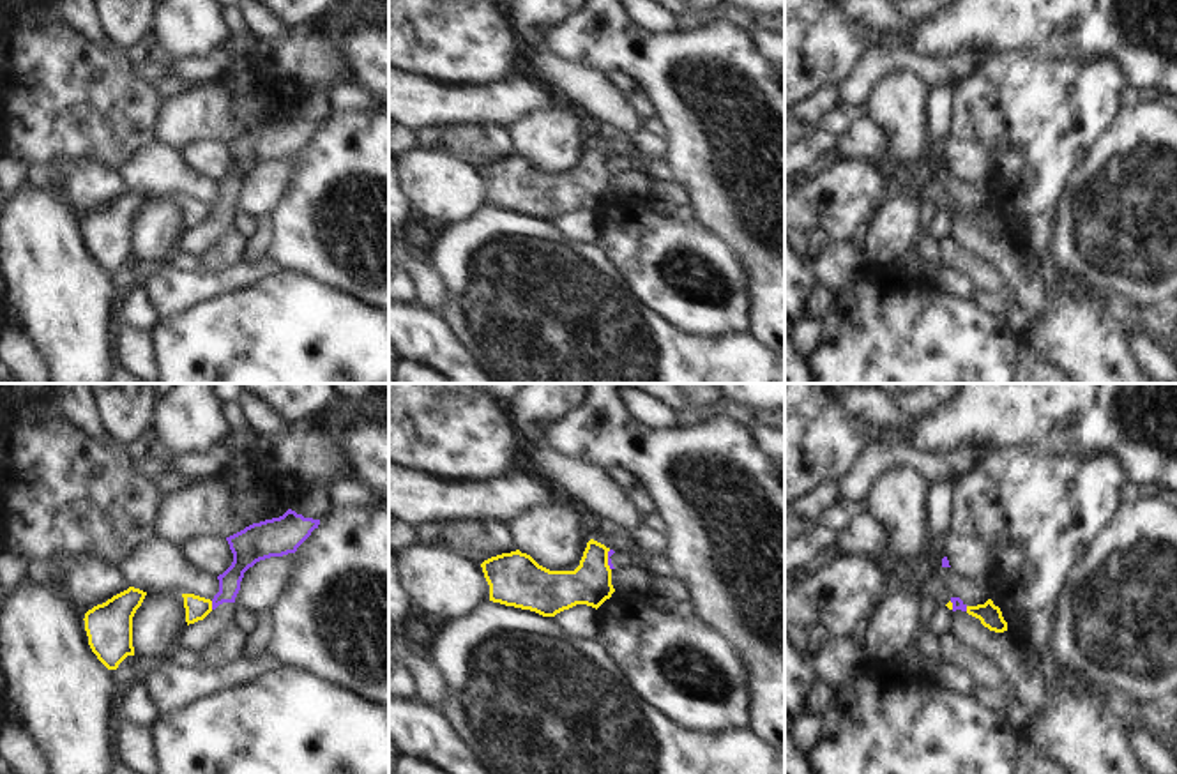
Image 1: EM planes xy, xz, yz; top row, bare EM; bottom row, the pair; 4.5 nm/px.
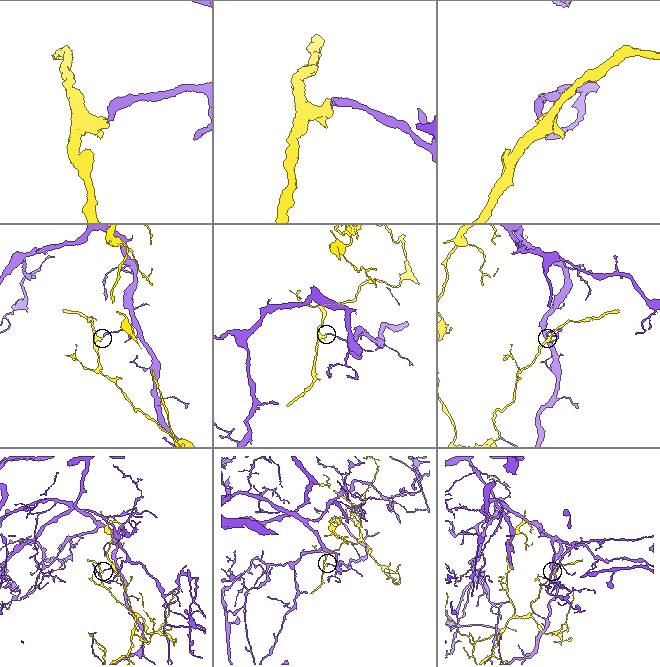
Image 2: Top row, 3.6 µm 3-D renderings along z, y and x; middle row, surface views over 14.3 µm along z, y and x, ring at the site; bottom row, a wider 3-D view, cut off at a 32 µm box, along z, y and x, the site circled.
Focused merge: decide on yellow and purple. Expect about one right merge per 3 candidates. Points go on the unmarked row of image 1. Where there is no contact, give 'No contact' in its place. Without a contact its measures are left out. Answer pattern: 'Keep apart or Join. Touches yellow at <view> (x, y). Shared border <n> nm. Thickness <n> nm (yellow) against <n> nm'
Keep apart. Touches yellow at xy (211, 209). Shared border 40 nm. Thickness 110 nm (yellow) against 100 nm.

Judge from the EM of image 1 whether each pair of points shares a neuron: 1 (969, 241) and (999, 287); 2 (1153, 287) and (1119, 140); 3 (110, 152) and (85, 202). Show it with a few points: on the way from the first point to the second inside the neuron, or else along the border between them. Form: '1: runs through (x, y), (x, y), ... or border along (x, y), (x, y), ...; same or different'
1: border along (949, 237), (987, 260), (1009, 287); different
2: runs through (1153, 250), (1153, 177); same
3: border along (64, 159), (94, 158), (121, 172); different

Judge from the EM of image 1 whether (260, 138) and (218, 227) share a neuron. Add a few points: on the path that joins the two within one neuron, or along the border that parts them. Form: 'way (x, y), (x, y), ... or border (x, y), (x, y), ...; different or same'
way (244, 159), (230, 182), (223, 205); same

